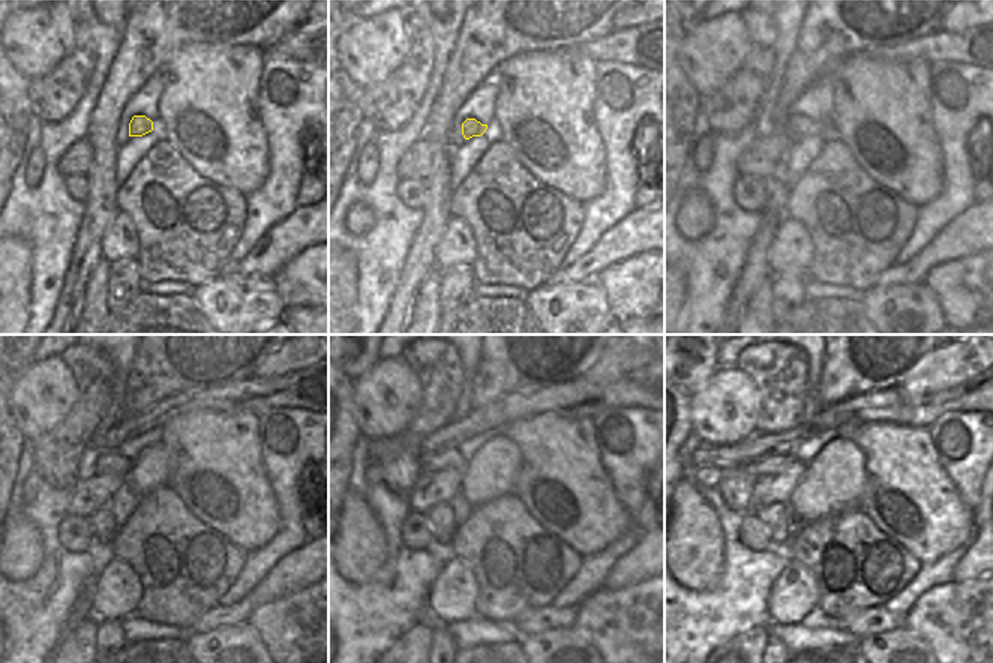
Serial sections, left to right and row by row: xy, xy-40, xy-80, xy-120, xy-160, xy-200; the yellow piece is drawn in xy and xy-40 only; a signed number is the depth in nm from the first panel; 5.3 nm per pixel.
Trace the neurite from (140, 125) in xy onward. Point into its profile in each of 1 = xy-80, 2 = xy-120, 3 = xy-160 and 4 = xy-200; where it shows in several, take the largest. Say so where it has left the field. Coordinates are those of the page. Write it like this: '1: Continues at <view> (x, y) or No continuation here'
1: Continues at xy-80 (797, 125)
2: Continues at xy-120 (113, 461)
3: Continues at xy-160 (450, 459)
4: Continues at xy-200 (777, 464).

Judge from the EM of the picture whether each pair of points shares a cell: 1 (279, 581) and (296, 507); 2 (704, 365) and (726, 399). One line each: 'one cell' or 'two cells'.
1: two cells
2: two cells

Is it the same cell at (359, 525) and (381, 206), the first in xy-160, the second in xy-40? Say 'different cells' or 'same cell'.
different cells

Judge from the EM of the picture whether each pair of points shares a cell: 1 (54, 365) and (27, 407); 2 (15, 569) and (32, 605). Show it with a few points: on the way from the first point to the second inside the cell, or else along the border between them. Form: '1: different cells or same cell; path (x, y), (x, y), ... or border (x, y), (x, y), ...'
1: same cell; path (51, 375), (38, 396)
2: different cells; border (44, 554), (42, 564), (27, 579), (15, 581)

